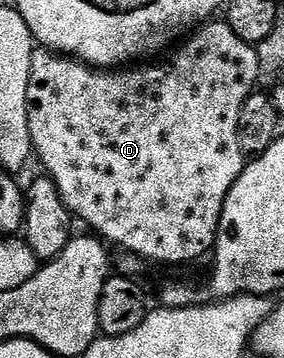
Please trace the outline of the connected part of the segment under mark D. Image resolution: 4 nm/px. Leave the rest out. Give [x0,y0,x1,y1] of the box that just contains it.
[27,23,259,264]

